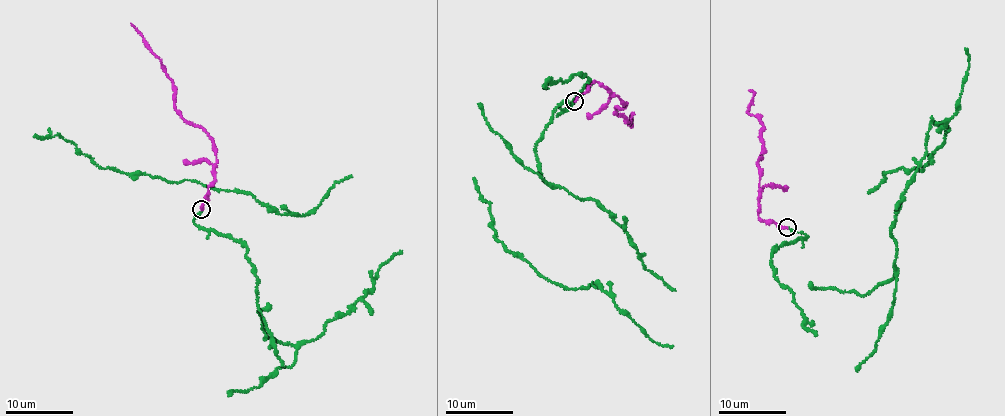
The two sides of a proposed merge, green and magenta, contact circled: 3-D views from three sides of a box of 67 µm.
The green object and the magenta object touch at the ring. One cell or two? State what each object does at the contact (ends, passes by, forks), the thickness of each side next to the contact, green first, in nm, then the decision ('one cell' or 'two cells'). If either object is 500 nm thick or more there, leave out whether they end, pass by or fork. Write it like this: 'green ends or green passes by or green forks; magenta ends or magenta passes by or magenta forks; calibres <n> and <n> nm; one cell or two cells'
green ends; magenta ends; calibres 190 and 280 nm; one cell

